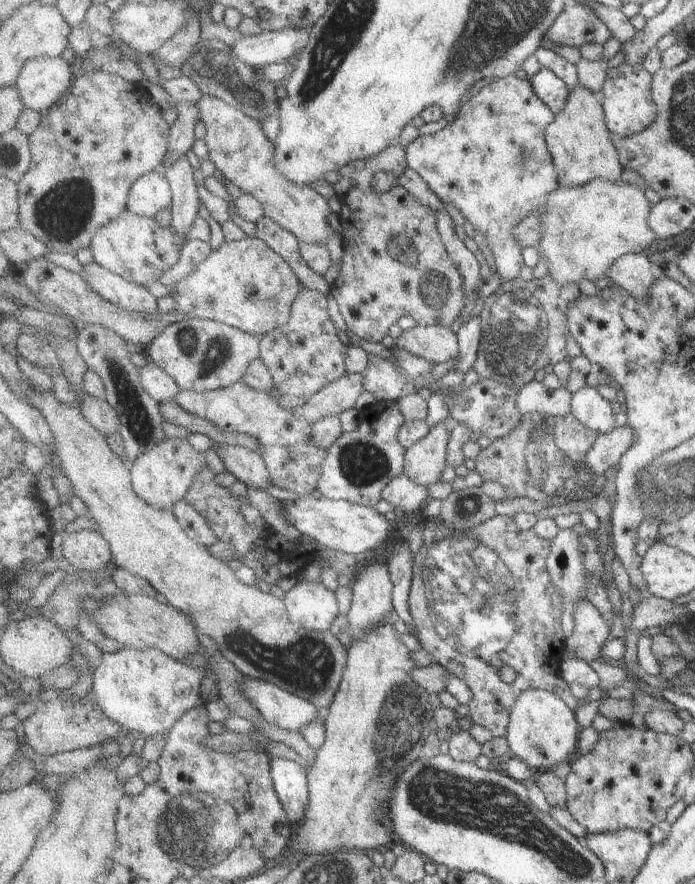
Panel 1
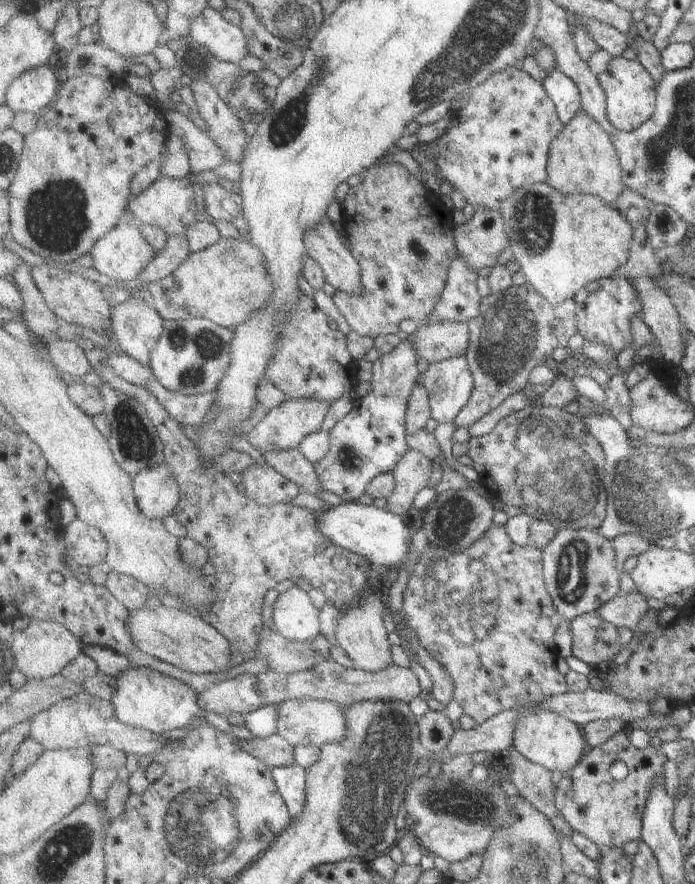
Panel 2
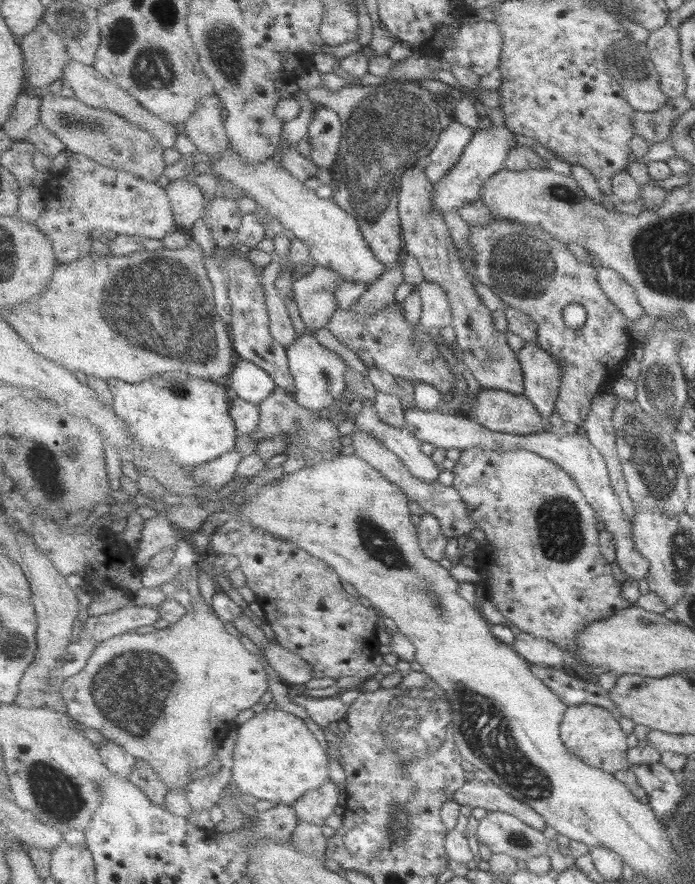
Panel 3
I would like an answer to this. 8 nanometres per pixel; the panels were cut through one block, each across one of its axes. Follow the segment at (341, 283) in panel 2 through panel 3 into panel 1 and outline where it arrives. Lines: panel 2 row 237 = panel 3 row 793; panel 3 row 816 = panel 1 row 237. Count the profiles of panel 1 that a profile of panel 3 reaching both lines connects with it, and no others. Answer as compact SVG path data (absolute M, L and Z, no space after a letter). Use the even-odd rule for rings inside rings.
M203 95L198 102L201 104L203 122L207 125L206 140L211 148L211 160L215 166L232 182L238 185L247 193L253 194L265 208L268 217L279 222L284 228L293 232L302 242L324 243L332 236L333 226L331 214L334 213L330 202L320 194L314 187L303 185L290 180L277 167L276 153L277 146L266 136L262 128L262 119L257 118L253 113L243 111L228 104L224 99Z

